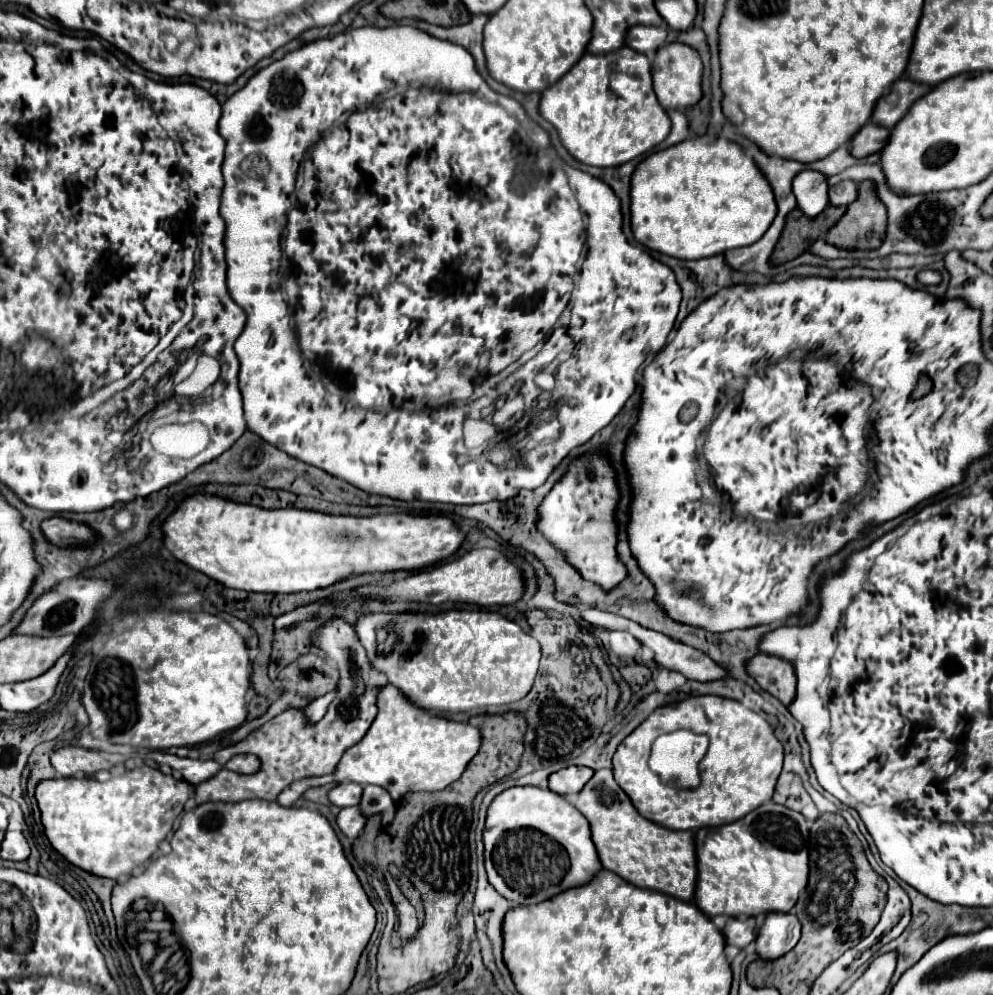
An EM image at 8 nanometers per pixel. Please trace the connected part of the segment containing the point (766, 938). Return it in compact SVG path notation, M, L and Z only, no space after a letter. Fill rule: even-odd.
M778 911L768 913L754 939L758 957L770 961L786 955L798 943L798 941L788 941L788 935L792 935L796 921L798 919L794 913L778 913Z

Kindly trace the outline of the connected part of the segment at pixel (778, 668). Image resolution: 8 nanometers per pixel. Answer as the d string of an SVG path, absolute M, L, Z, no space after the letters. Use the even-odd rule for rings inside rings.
M754 655L748 661L748 675L756 679L756 683L788 705L796 695L796 675L792 663L772 657L772 655Z

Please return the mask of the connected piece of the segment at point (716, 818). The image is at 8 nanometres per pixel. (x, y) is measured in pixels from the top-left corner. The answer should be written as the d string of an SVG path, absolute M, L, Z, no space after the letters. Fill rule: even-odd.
M698 695L680 703L670 703L668 707L658 707L618 745L612 765L614 779L632 799L640 815L668 829L696 831L738 821L764 801L770 801L782 771L782 757L784 749L774 737L770 723L758 713L726 697ZM672 729L690 729L692 733L706 733L710 737L708 751L702 759L702 783L698 789L678 791L672 785L664 785L646 763L652 741Z

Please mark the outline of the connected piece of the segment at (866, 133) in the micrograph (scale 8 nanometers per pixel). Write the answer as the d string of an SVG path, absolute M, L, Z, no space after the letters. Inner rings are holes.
M868 121L848 143L848 149L850 149L850 155L856 157L856 159L862 159L862 157L868 157L872 153L878 153L886 139L888 139L888 129L876 125L874 121Z

